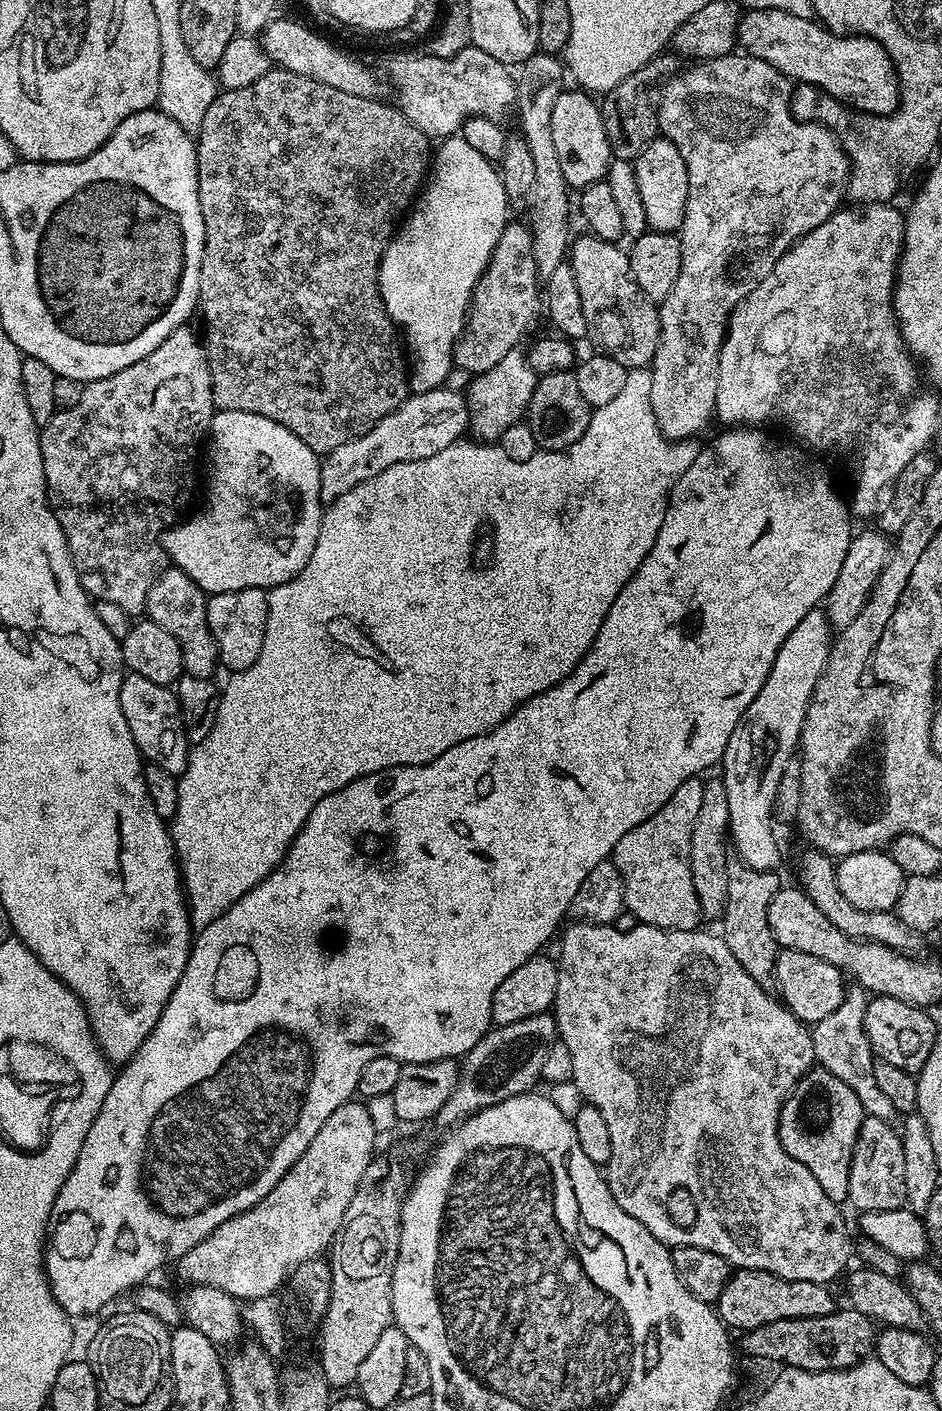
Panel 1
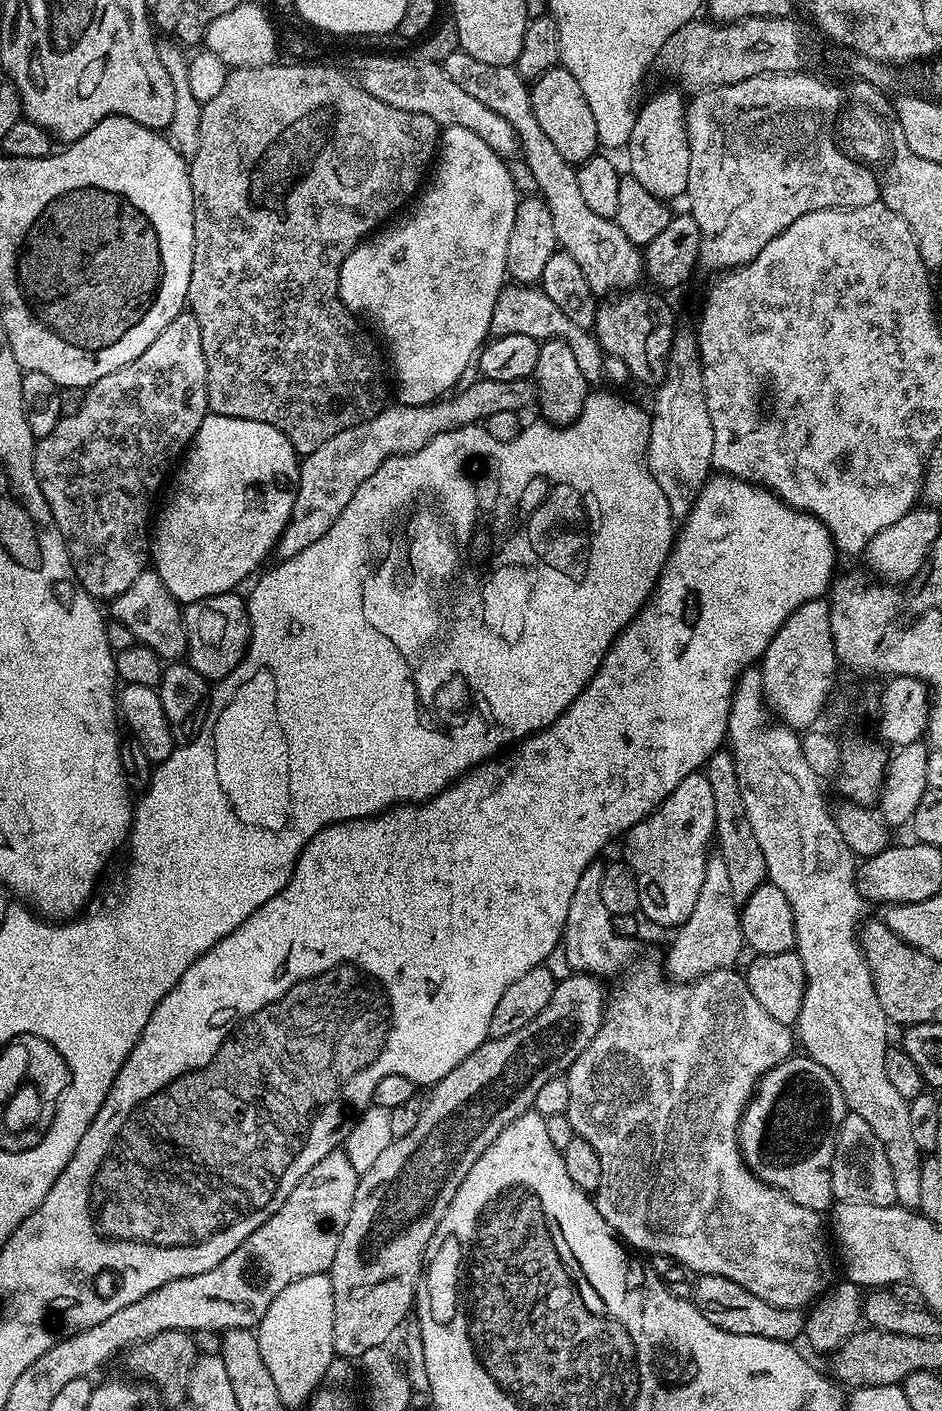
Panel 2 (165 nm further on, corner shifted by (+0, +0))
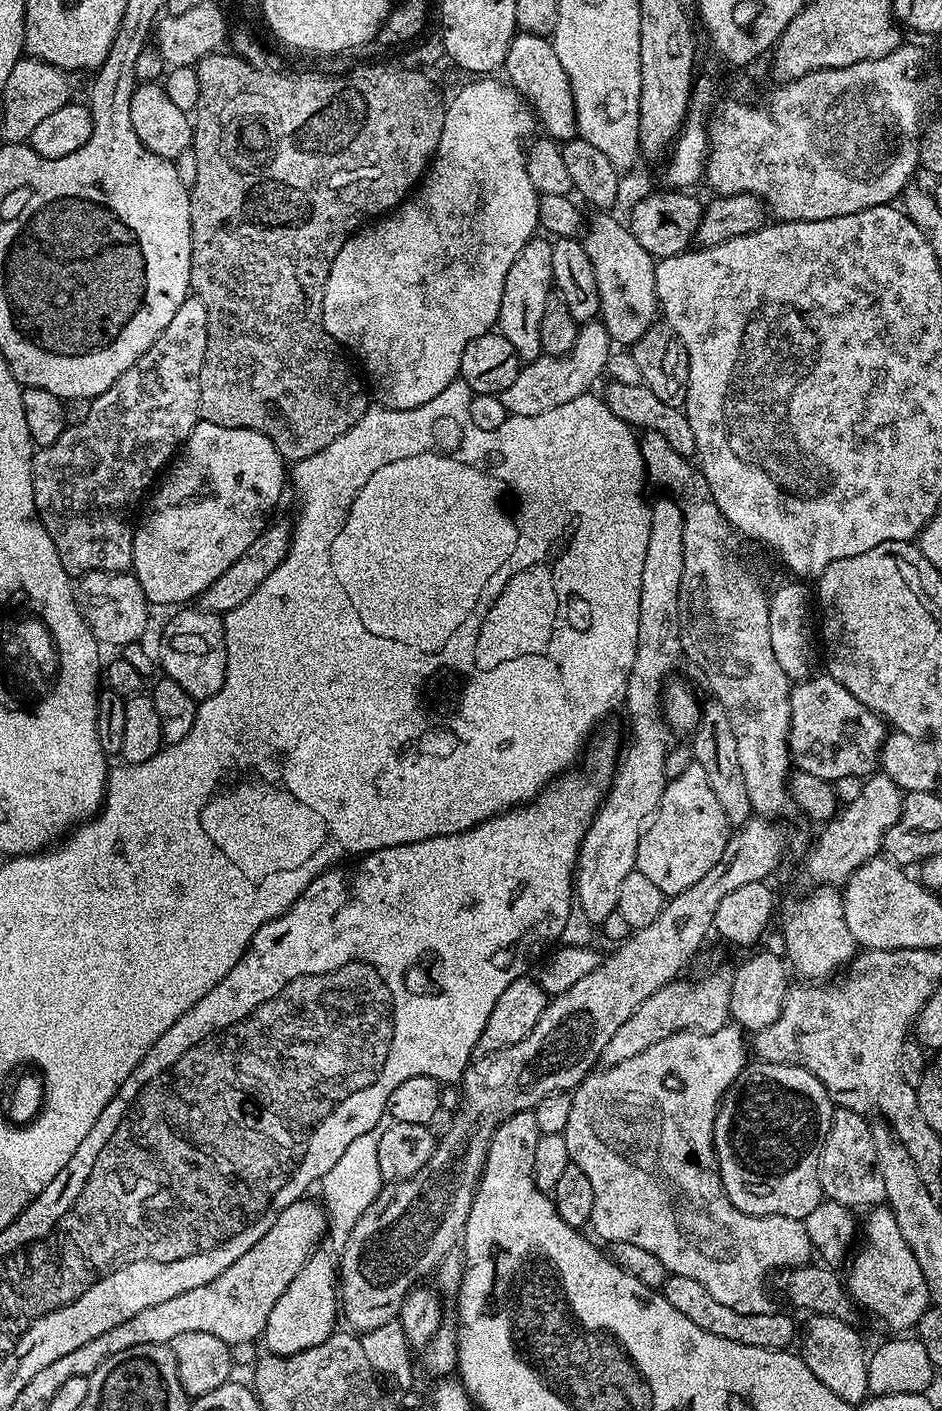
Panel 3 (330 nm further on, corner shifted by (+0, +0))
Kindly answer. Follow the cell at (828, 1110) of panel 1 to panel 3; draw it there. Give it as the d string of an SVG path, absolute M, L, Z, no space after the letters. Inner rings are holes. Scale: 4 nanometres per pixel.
M767 1062L745 1066L720 1101L714 1122L720 1181L732 1205L742 1214L806 1219L822 1203L820 1148L833 1111L828 1088L810 1070Z

